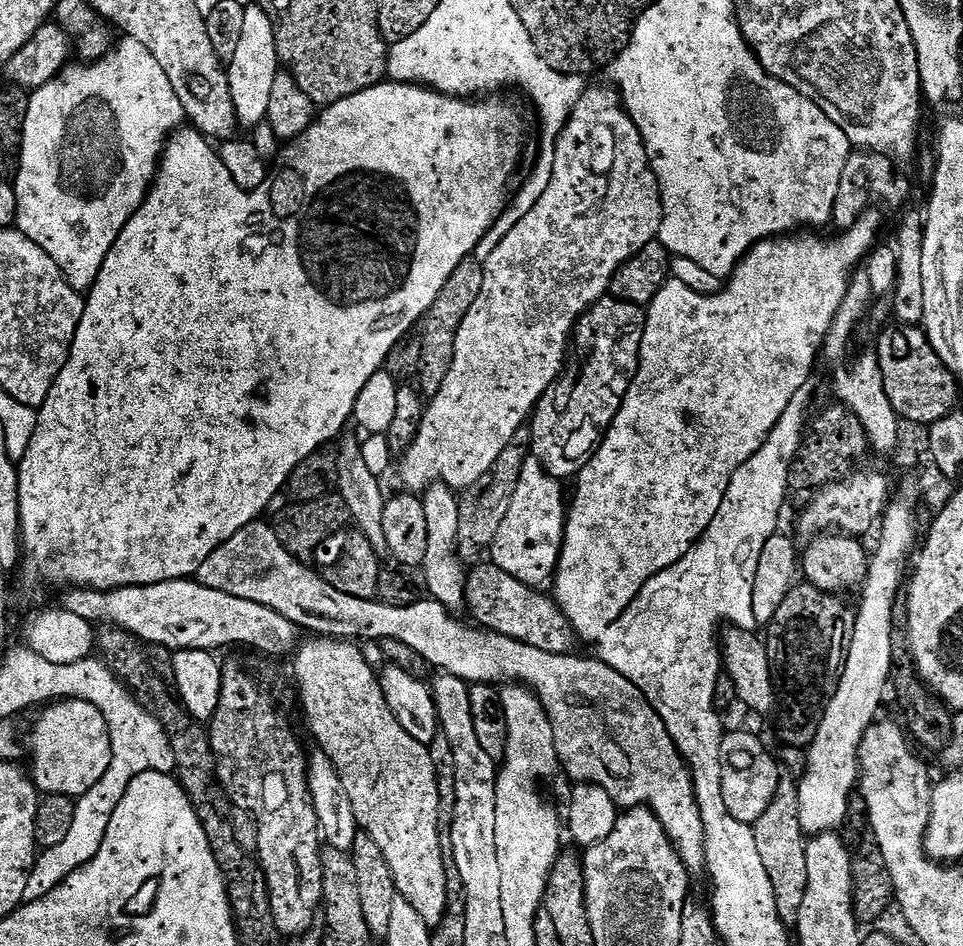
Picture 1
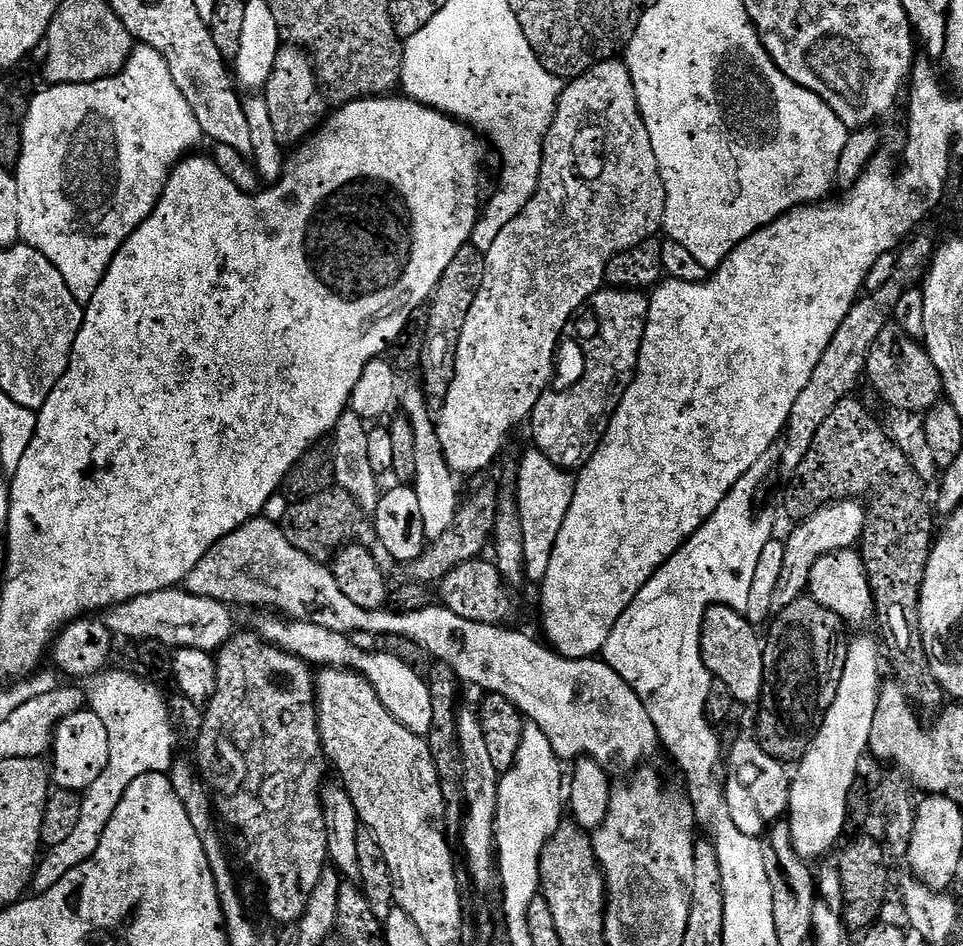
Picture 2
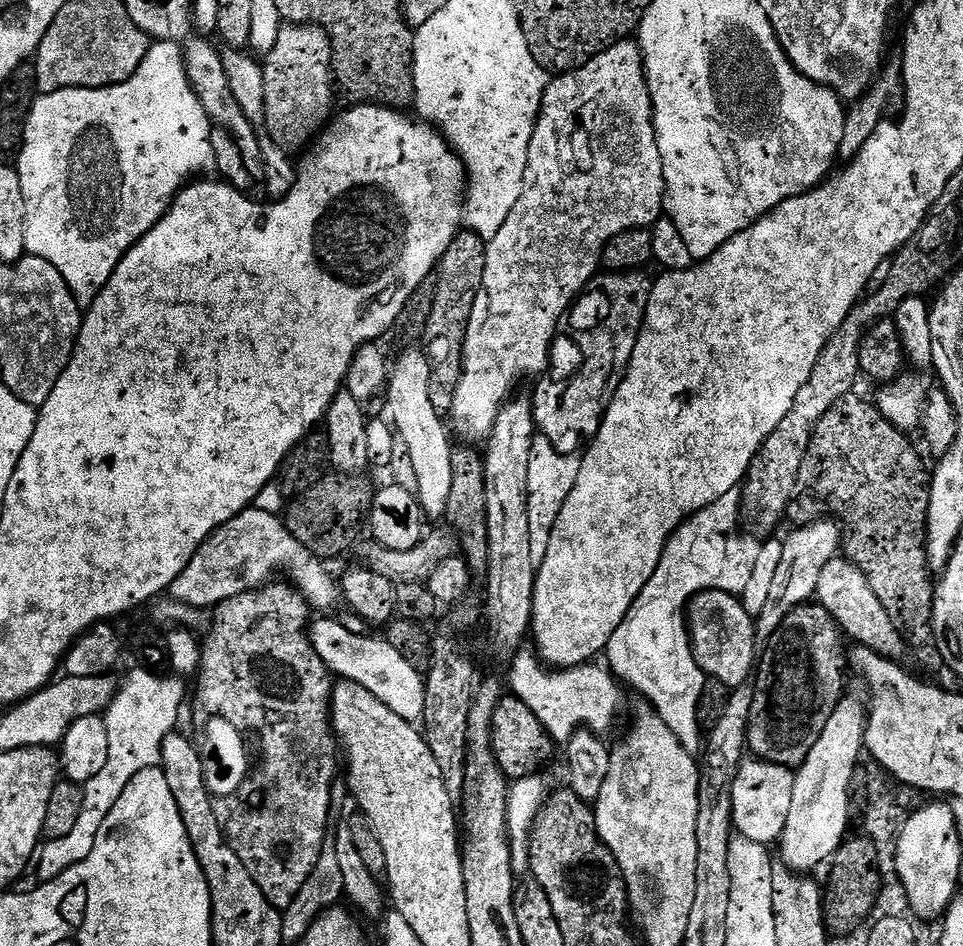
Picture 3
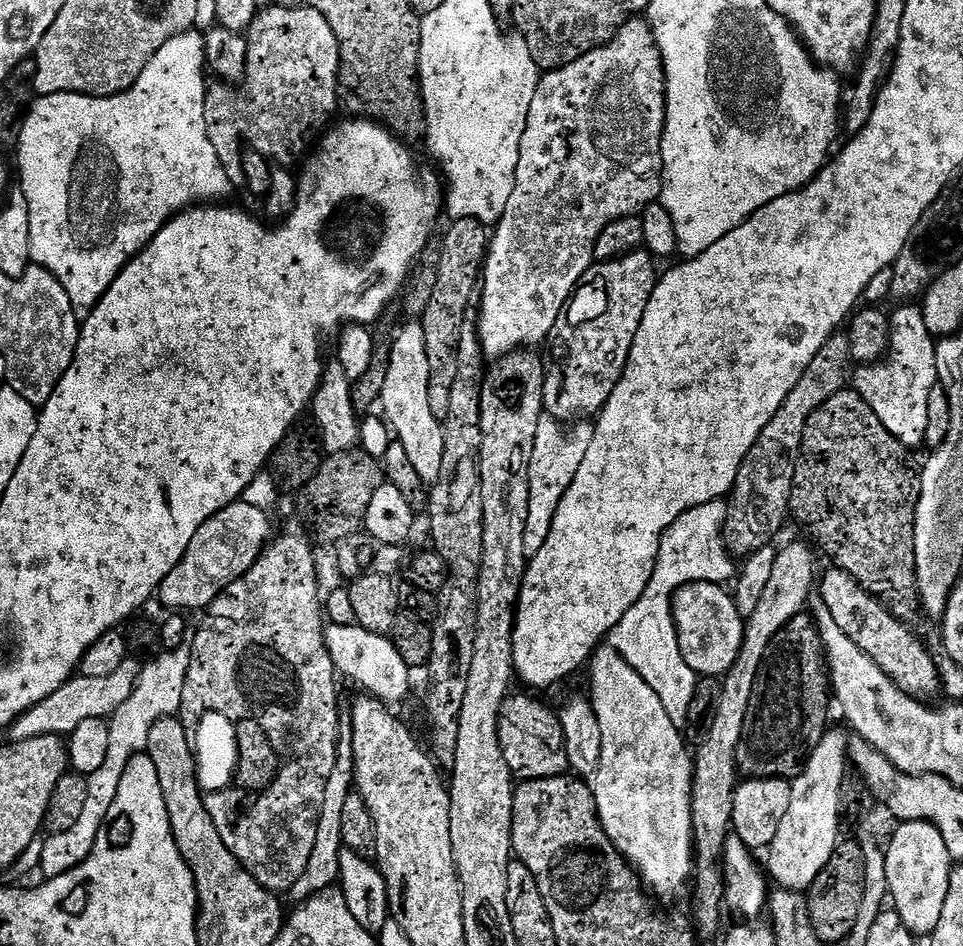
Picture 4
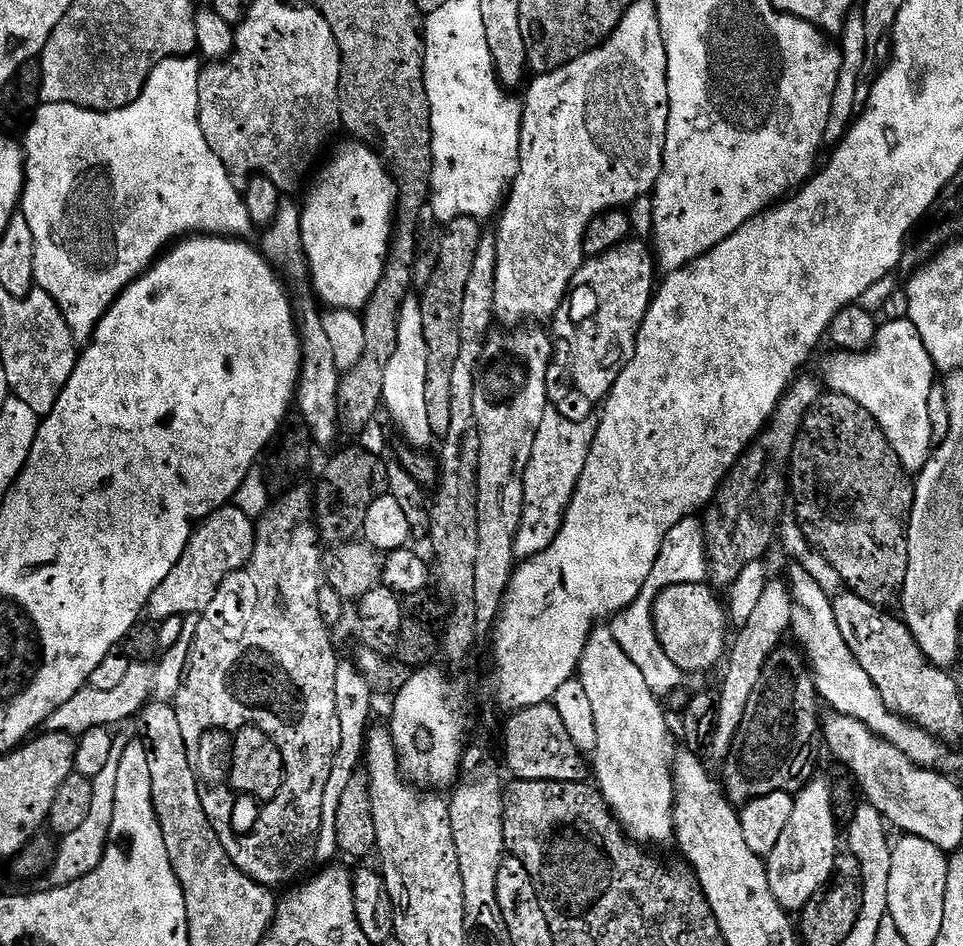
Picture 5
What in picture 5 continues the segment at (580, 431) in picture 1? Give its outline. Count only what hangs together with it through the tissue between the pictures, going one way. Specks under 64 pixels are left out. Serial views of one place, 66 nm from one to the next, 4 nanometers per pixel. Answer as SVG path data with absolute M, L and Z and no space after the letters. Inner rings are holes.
M629 238L617 248L603 252L601 256L585 259L578 274L574 274L566 299L553 317L552 337L557 367L561 368L569 382L588 400L598 402L607 397L622 370L632 361L638 330L652 304L654 289L658 284L658 260L653 245L646 243L648 242L640 238Z

